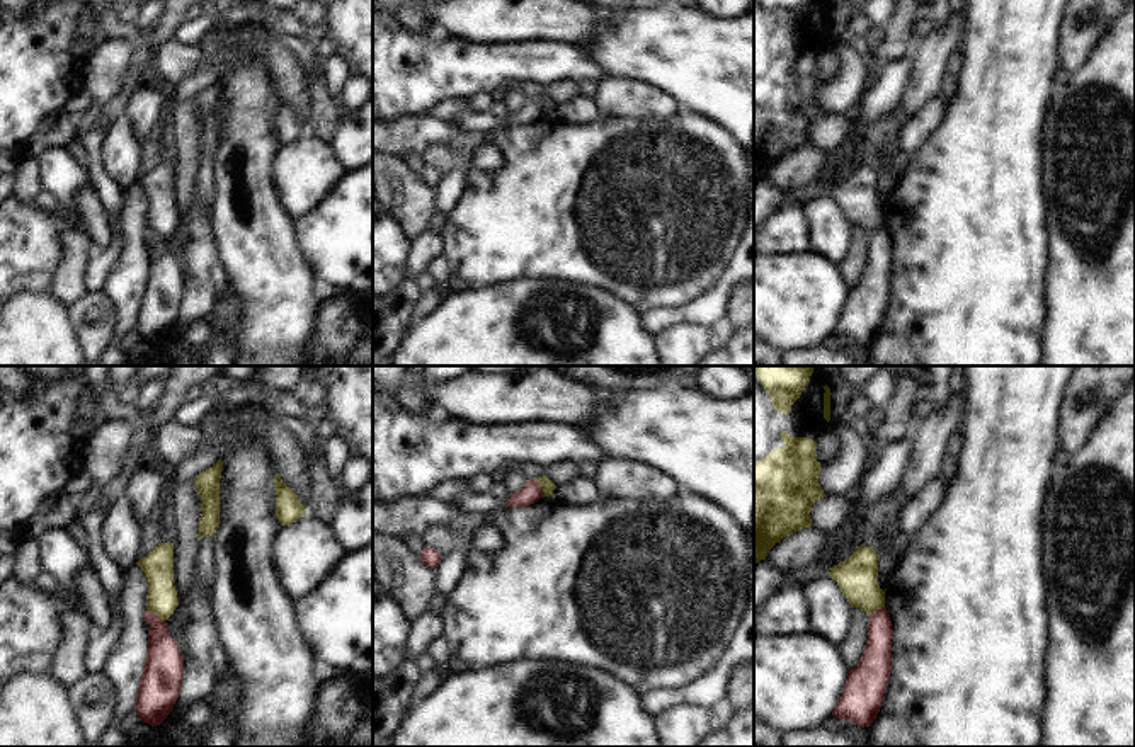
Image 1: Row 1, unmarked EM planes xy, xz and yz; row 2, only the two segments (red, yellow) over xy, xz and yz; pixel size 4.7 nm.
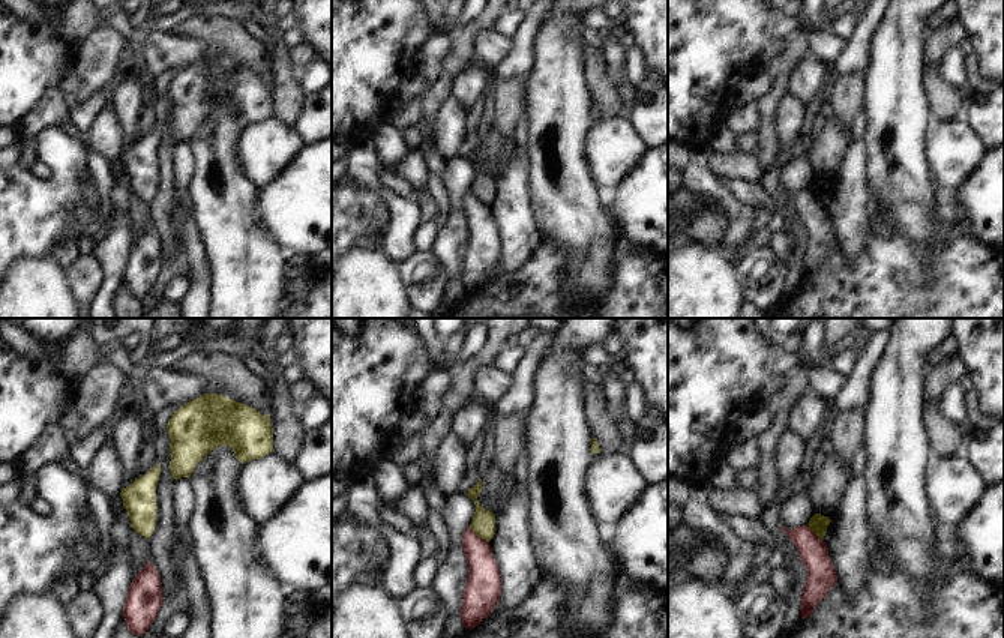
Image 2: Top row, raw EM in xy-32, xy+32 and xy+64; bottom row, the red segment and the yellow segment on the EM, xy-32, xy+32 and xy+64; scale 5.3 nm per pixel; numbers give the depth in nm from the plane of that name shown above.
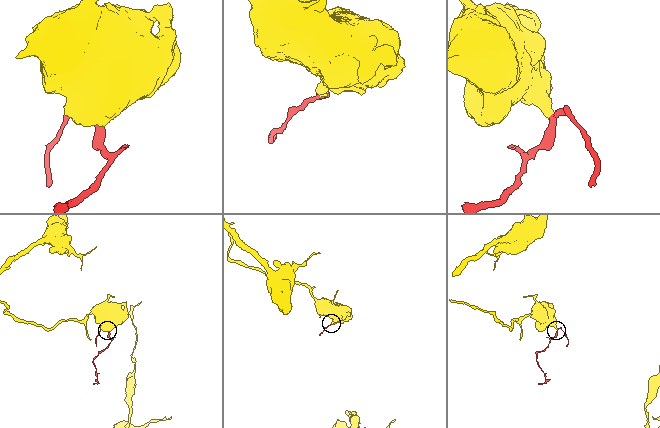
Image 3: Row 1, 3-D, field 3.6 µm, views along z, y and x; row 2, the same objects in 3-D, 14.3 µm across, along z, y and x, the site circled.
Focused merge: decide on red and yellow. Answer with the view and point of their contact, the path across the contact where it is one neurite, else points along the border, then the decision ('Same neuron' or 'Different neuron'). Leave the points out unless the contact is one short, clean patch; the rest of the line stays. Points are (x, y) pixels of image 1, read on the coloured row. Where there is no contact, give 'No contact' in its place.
Touches red at xy (155, 615). Boundary: xy (147, 608), (164, 621). Different neuron.

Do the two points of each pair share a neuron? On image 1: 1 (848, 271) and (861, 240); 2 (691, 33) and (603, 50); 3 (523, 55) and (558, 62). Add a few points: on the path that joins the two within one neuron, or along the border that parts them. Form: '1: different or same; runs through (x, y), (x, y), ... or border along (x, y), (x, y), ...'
1: same; runs through (853, 264), (860, 247)
2: same; runs through (669, 46), (625, 46)
3: same; runs through (531, 60), (550, 62)

